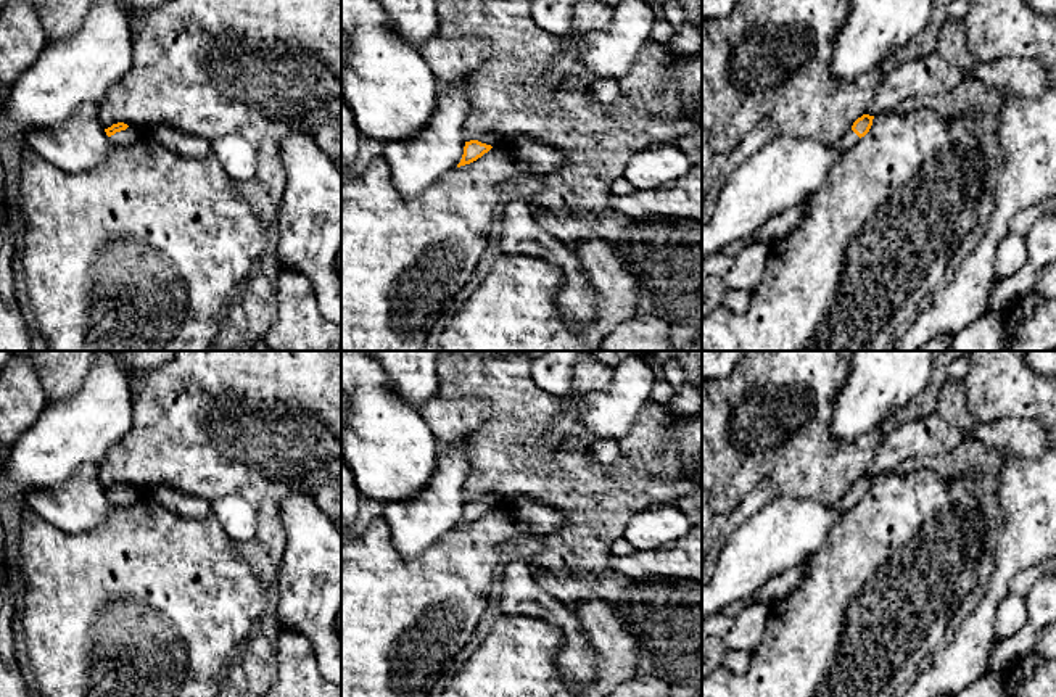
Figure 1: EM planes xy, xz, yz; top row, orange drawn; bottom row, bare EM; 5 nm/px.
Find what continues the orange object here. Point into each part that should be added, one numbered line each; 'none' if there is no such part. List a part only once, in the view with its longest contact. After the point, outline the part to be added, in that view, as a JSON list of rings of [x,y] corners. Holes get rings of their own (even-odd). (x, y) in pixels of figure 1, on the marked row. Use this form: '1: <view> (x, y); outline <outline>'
1: xy (131, 136); outline [[[129,126],[126,130],[116,132],[114,135],[108,138],[113,146],[130,146],[140,142],[143,135],[145,135],[143,130]]]

